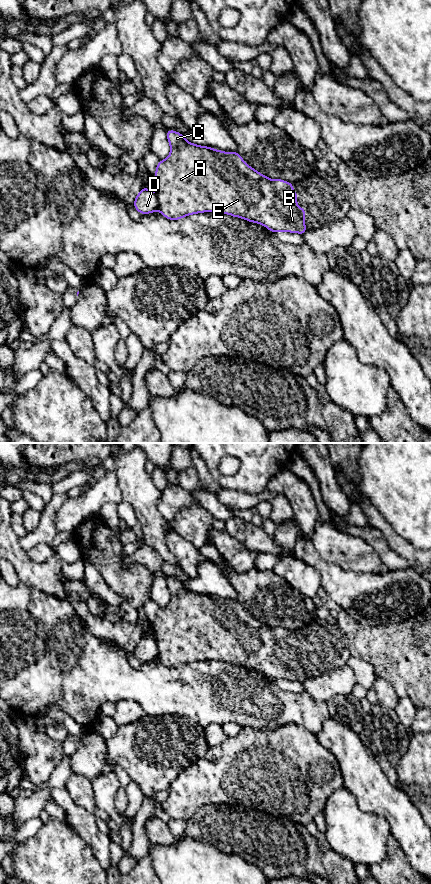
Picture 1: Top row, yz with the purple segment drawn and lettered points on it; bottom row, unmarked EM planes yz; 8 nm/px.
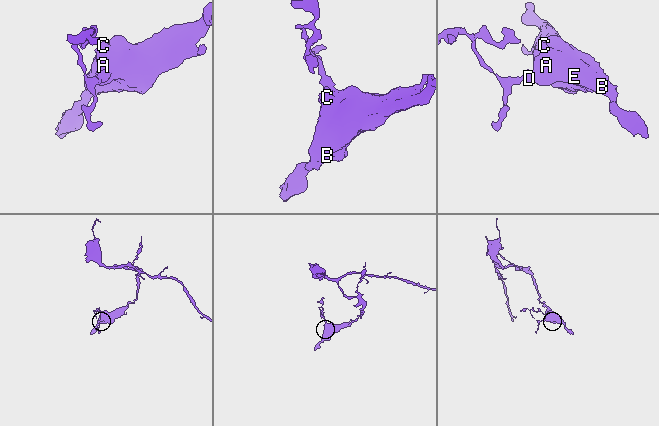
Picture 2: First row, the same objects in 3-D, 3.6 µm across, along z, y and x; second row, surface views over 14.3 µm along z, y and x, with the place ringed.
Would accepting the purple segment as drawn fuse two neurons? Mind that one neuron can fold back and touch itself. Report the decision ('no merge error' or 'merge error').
merge error

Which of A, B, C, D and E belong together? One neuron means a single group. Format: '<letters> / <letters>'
A B C E / D

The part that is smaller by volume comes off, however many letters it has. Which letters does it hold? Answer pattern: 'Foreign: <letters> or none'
Foreign: D

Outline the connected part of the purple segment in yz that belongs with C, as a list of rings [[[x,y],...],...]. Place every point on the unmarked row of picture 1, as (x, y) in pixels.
[[[168,578],[166,580],[167,587],[170,592],[170,602],[165,608],[159,609],[156,619],[154,630],[157,635],[157,649],[158,649],[158,659],[169,668],[178,668],[183,665],[189,664],[191,662],[203,661],[203,660],[216,660],[229,662],[233,665],[239,665],[245,667],[249,670],[254,670],[265,674],[268,678],[275,680],[286,679],[290,681],[304,682],[307,677],[305,675],[305,657],[300,656],[297,652],[297,641],[293,638],[293,631],[281,627],[270,627],[269,625],[262,623],[260,620],[256,619],[250,615],[240,604],[238,600],[223,600],[214,596],[207,594],[199,594],[188,590],[185,585],[174,578]]]

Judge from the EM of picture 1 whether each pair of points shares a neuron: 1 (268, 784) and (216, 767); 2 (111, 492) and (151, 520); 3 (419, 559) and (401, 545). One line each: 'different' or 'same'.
1: same
2: different
3: same

